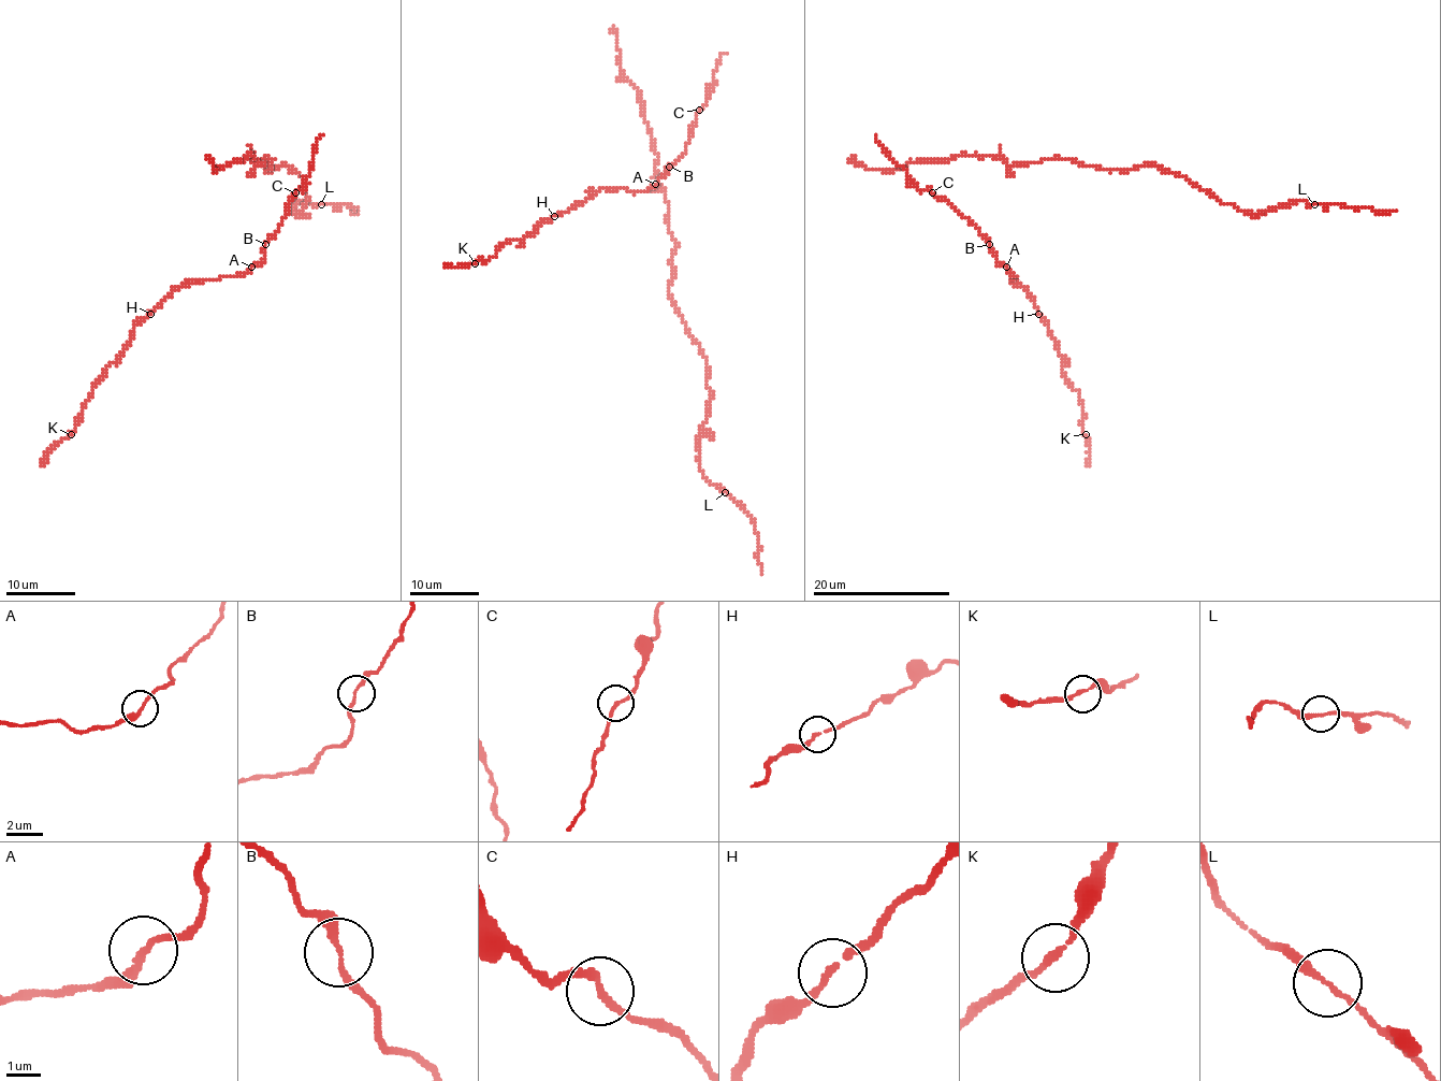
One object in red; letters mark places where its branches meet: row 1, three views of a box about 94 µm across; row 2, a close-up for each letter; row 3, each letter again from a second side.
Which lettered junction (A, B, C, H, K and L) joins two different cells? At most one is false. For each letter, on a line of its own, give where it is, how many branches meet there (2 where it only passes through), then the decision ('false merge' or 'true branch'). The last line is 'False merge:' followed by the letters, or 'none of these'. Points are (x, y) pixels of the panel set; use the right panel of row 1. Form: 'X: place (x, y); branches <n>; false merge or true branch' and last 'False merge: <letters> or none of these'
A: place (1006, 267); branches 2; true branch
B: place (989, 244); branches 2; true branch
C: place (932, 192); branches 2; true branch
H: place (1038, 314); branches 2; true branch
K: place (1086, 434); branches 2; true branch
L: place (1314, 204); branches 2; true branch
False merge: none of these

